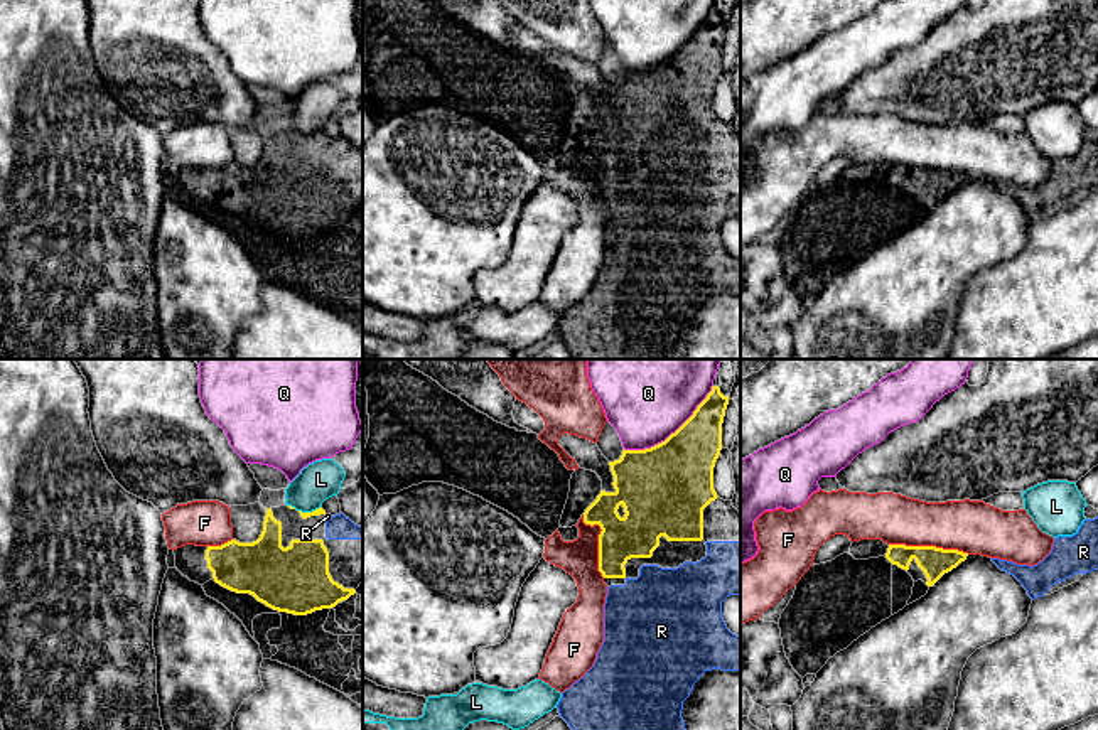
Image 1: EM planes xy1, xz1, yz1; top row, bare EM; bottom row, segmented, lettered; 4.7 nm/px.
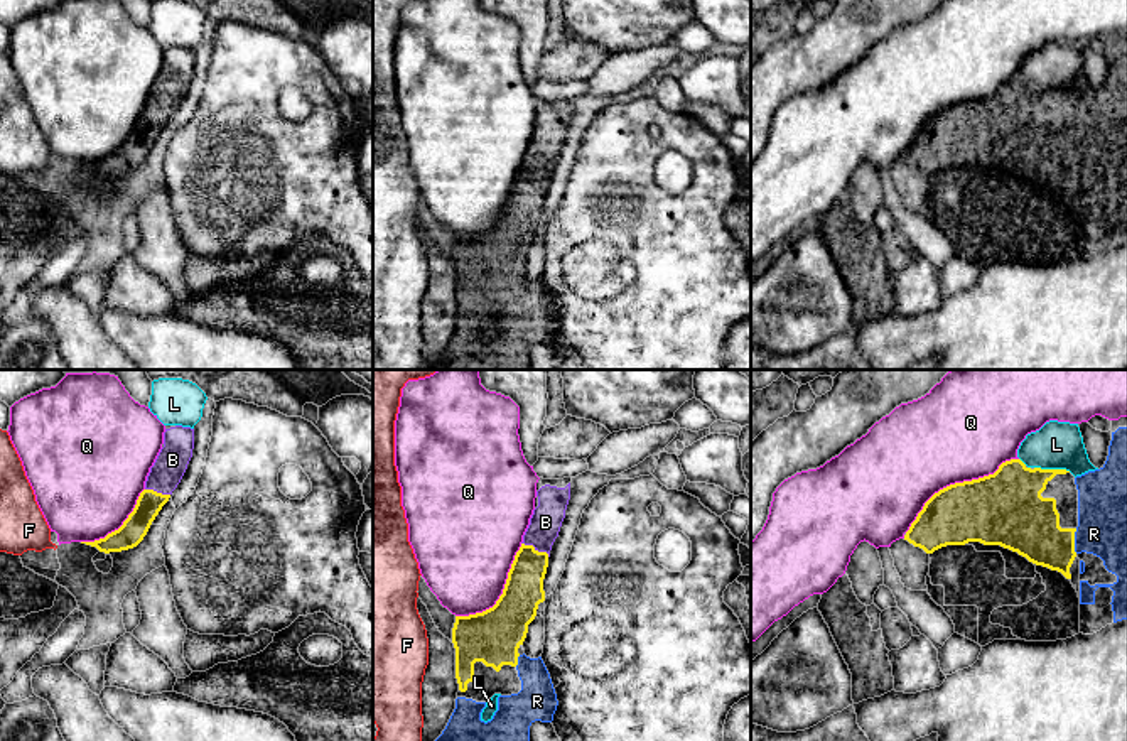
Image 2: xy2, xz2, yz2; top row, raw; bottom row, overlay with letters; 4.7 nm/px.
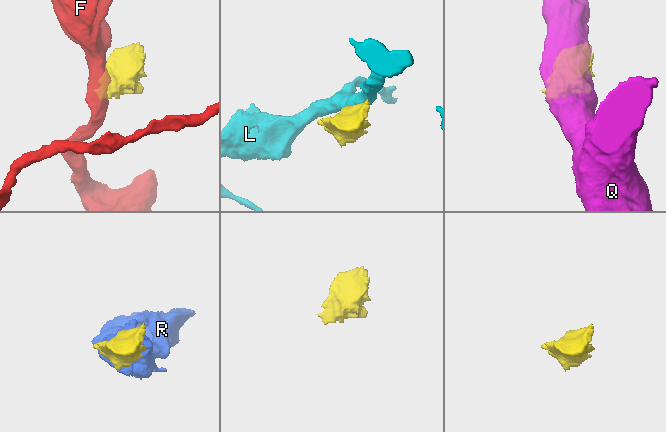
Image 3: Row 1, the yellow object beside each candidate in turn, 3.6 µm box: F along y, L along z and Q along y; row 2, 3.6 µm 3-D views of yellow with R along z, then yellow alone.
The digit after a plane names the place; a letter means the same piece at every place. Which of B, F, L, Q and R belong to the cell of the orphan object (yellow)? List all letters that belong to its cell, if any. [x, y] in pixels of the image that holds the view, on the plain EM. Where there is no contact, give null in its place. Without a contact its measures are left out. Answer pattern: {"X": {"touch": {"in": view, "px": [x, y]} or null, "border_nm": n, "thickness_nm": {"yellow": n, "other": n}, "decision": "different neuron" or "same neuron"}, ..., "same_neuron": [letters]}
{"B": {"touch": {"in": "xz2", "px": [533, 169]}, "border_nm": 150, "thickness_nm": {"yellow": 190, "other": 150}, "decision": "same neuron"}, "F": {"touch": {"in": "yz1", "px": [930, 169]}, "border_nm": 380, "thickness_nm": {"yellow": 140, "other": 260}, "decision": "different neuron"}, "L": {"touch": {"in": "yz2", "px": [1053, 91]}, "border_nm": 180, "thickness_nm": {"yellow": 300, "other": 220}, "decision": "different neuron"}, "Q": {"touch": {"in": "yz2", "px": [957, 105]}, "border_nm": 650, "thickness_nm": {"yellow": 340, "other": 480}, "decision": "different neuron"}, "R": {"touch": {"in": "yz2", "px": [1073, 162]}, "border_nm": 120, "thickness_nm": {"yellow": 300, "other": 240}, "decision": "same neuron"}, "same_neuron": ["B", "R"]}

